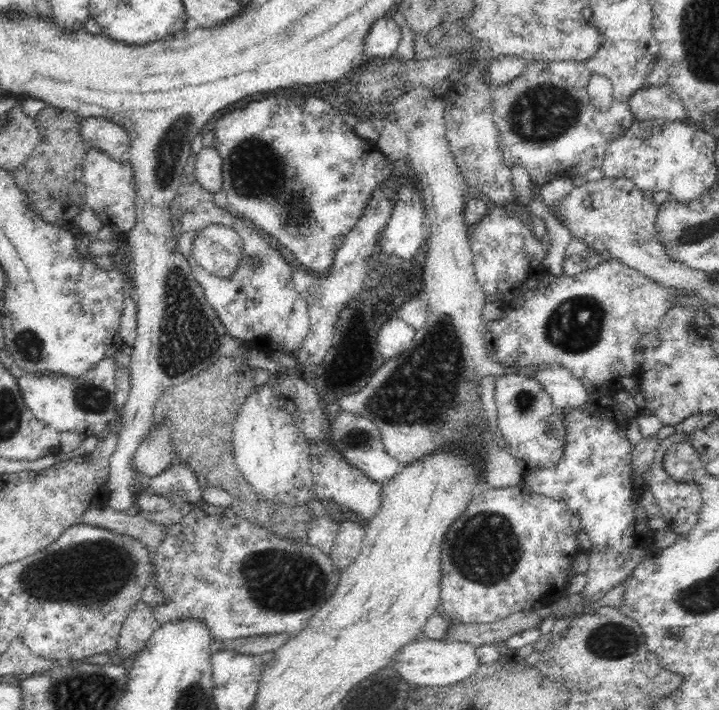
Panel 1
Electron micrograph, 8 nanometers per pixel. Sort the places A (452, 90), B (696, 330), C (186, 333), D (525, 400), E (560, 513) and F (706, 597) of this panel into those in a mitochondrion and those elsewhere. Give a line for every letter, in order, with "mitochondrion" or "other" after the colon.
A: other
B: other
C: mitochondrion
D: mitochondrion
E: other
F: mitochondrion

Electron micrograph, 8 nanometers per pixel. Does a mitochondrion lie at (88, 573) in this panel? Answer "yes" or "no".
yes

